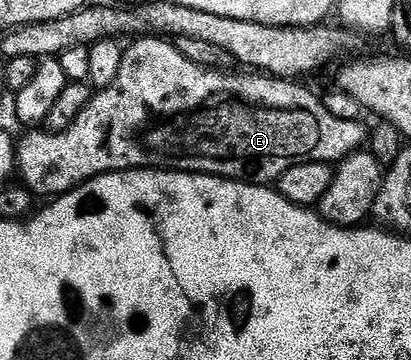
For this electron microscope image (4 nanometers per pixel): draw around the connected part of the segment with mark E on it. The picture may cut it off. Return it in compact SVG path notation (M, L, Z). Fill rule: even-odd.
M139 36L133 43L125 46L120 71L116 75L116 79L112 79L112 83L108 87L99 89L93 94L90 102L80 111L71 126L59 133L26 131L23 132L26 134L22 138L20 136L17 138L18 163L16 173L19 178L22 176L20 178L21 184L29 189L35 198L42 199L42 197L46 197L45 199L53 199L61 197L63 193L71 193L77 185L83 185L85 181L91 181L93 177L101 177L104 173L129 173L131 169L156 169L176 173L203 173L209 177L221 177L228 181L245 181L247 185L270 187L281 181L284 174L294 165L302 165L307 161L308 163L324 163L334 167L345 161L347 157L354 156L367 144L368 129L362 126L363 122L361 120L336 119L336 115L332 115L332 111L328 111L325 100L300 86L303 84L269 75L250 75L254 77L226 76L230 75L216 68L206 68L190 59L186 59L174 44L161 36Z

